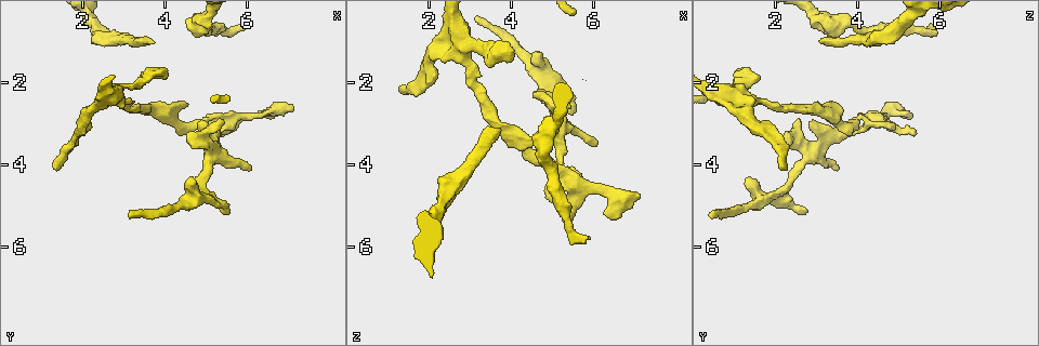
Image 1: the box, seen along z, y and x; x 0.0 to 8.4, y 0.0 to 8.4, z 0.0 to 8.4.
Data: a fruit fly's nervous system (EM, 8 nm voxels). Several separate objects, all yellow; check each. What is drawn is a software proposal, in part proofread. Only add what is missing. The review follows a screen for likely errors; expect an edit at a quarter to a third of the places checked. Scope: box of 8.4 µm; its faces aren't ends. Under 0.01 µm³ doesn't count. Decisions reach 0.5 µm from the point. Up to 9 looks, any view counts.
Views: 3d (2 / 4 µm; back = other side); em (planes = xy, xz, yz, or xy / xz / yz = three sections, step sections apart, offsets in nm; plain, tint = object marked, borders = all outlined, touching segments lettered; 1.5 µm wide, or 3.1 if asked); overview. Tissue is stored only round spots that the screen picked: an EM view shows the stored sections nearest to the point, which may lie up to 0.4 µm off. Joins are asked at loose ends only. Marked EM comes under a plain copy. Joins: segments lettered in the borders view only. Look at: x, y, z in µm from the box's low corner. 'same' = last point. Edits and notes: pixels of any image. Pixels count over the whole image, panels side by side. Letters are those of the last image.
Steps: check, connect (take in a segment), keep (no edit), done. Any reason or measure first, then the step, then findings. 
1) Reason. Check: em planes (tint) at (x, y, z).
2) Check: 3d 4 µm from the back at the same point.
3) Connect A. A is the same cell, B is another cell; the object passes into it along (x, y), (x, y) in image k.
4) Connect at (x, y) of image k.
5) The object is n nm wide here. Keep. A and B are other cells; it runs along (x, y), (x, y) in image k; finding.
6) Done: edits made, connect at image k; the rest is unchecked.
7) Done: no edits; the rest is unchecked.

Check: 3d 2 µm from the back at (1.35, 4.15, 2.25).

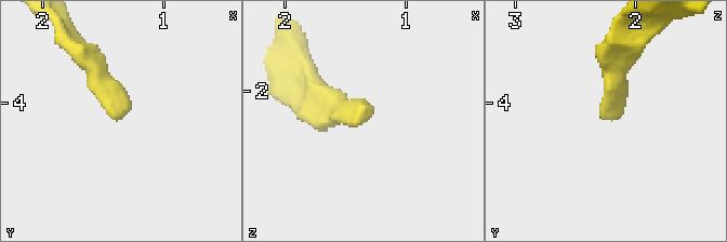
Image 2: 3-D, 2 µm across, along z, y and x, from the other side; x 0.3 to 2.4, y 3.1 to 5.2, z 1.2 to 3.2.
Check: em planes (borders) at (1.42, 4.16, 2.24).

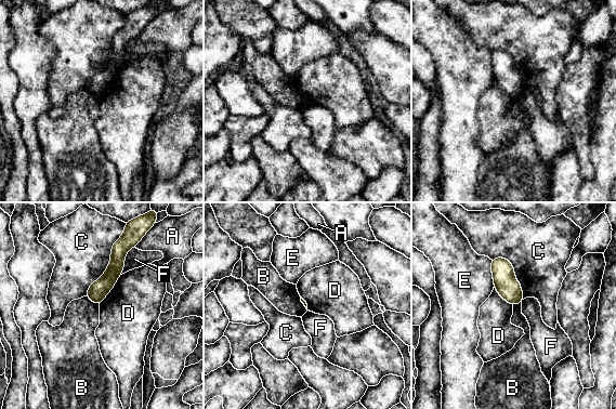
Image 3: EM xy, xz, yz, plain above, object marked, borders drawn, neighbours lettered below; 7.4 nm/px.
The longest contact is with C, 550 nm. Keep. A, B, C, D, E and F are other cells; none of them fits.

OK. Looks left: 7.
Branch stops here. Check: 3d 4 µm from the back at (6.10, 4.15, 3.50).

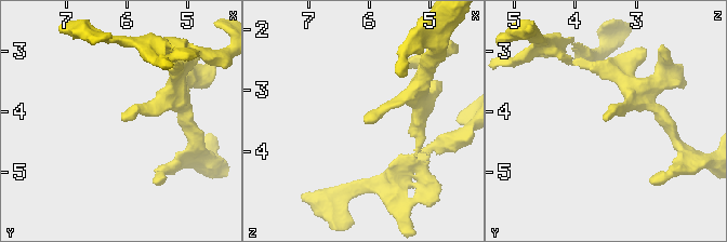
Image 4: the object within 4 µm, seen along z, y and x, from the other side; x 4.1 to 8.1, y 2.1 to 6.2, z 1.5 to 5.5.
Need the tissue. Check: em planes (borders) at (6.05, 4.10, 3.50).

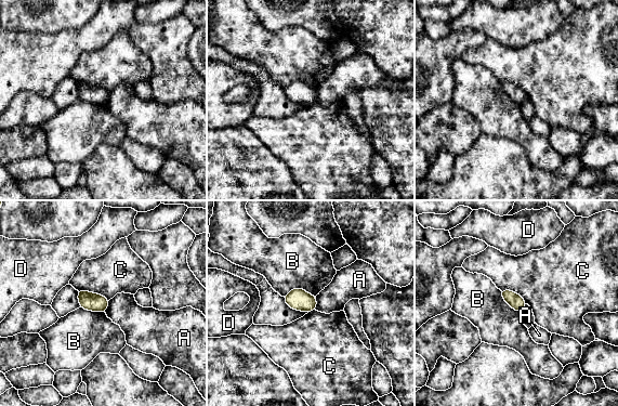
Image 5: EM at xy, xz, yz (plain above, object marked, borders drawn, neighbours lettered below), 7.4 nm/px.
The object is 110 nm wide here. Keep. A, B, C and D are other cells; a border runs along (109, 300), (109, 304), (104, 312) in image 5; none of them fits.

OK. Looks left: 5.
Long arm stops here. Check: 3d 2 µm at (5.90, 0.65, 5.85).

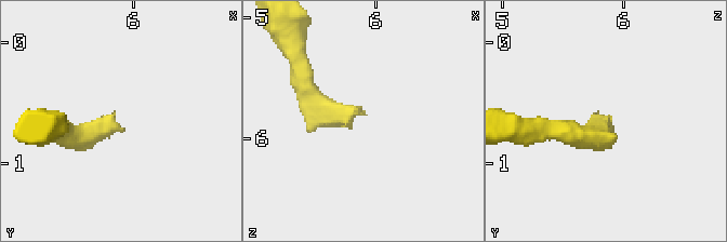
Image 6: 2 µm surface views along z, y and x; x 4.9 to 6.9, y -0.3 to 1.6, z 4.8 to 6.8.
Need the tissue. Check: em planes (tint) at (5.92, 0.70, 5.80).

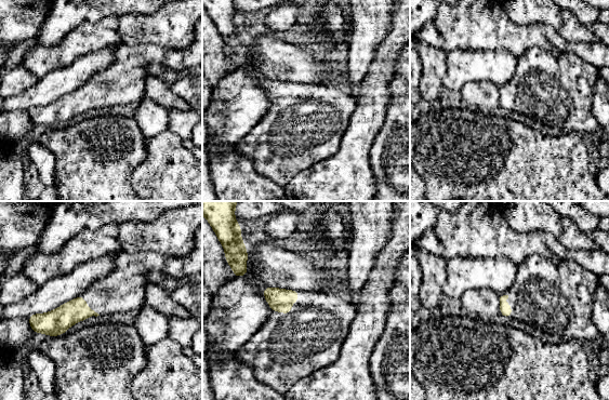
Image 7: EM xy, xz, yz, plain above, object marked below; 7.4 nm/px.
Check: em planes (borders) at the same point.

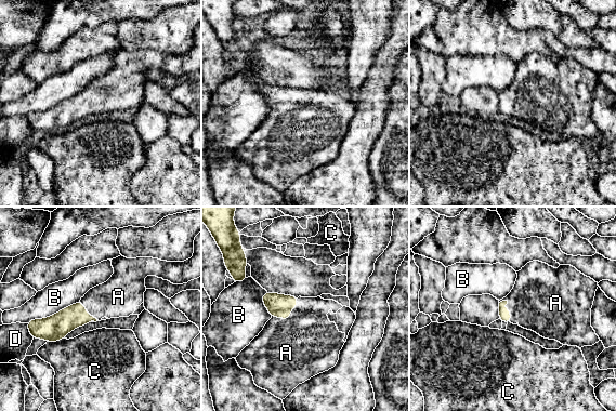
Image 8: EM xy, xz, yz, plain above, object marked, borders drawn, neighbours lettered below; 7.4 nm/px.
Connect A. A is the same cell, B, C and D are other cells; the object passes into it along (278, 305), (289, 315), (308, 343) in image 8; it goes on there.

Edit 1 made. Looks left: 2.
Done: edits made, connect at image 8; the rest is unchecked.

